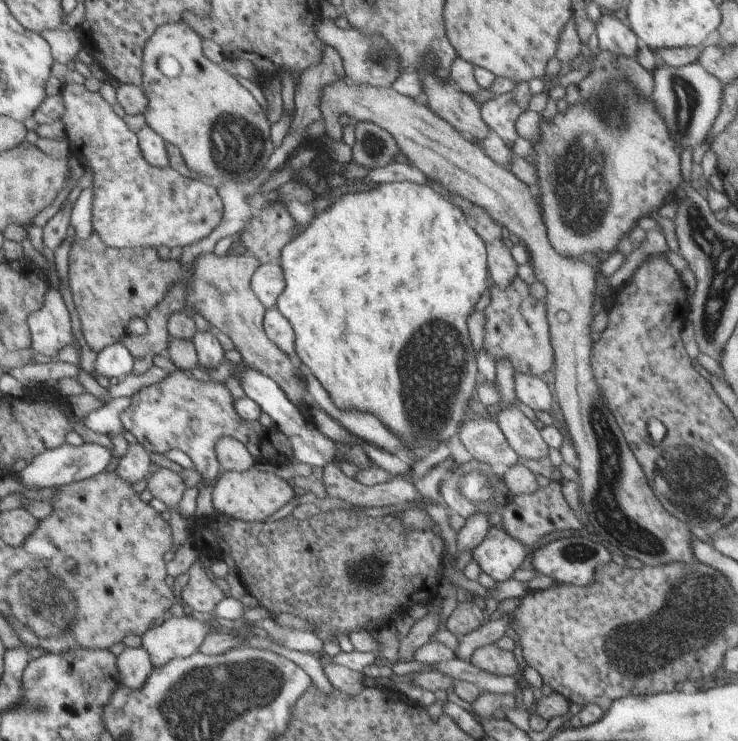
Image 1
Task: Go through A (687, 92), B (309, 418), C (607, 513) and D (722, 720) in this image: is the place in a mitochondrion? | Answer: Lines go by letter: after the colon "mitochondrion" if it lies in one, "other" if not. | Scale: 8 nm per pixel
A: mitochondrion
B: other
C: mitochondrion
D: other

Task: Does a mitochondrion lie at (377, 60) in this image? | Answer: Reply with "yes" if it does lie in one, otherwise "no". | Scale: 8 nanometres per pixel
yes

